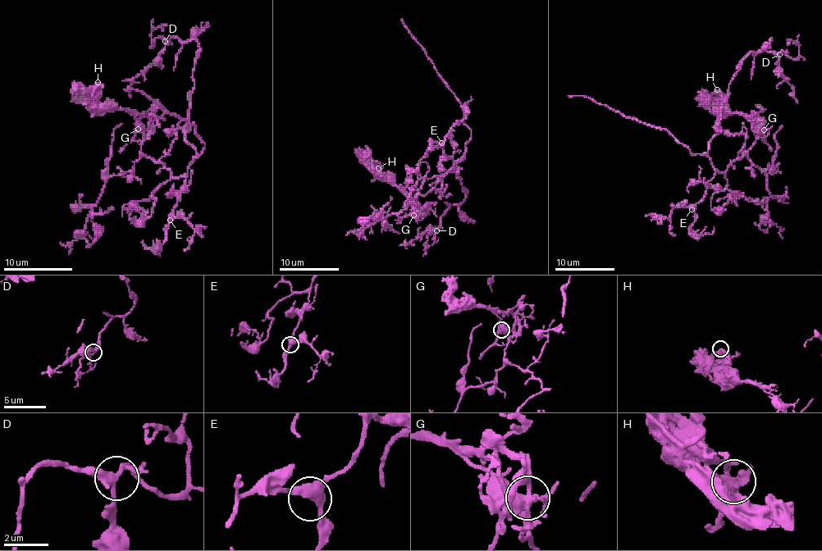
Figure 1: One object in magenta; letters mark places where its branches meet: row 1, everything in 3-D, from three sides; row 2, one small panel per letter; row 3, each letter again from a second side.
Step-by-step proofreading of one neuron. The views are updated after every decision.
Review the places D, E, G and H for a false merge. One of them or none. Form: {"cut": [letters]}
{"cut": []}

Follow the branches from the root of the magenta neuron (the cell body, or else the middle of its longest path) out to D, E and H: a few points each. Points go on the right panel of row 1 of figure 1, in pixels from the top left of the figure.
D: (710, 143), (717, 133), (719, 109), (737, 66), (751, 52), (775, 51), (779, 54)
E: (710, 143), (708, 157), (714, 166), (715, 175), (706, 185), (705, 195), (691, 209)
H: (710, 143), (710, 160), (717, 170), (724, 171), (743, 155), (757, 134), (746, 118), (724, 105), (717, 89)

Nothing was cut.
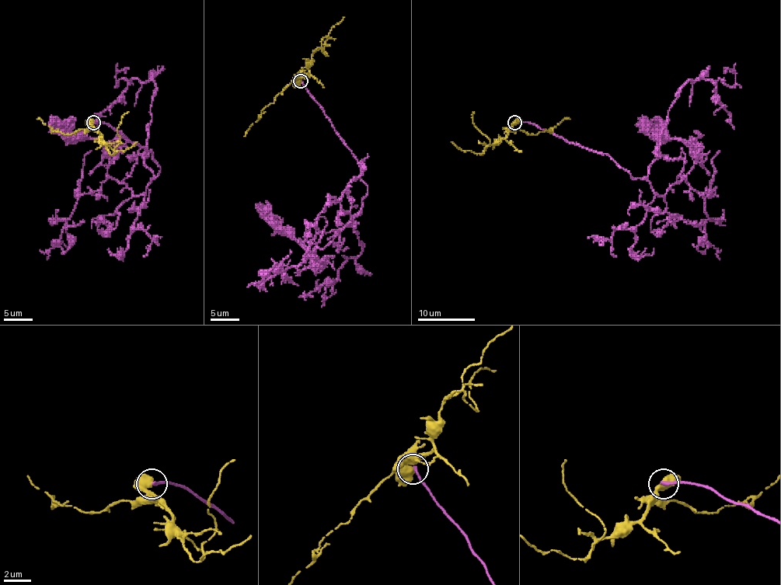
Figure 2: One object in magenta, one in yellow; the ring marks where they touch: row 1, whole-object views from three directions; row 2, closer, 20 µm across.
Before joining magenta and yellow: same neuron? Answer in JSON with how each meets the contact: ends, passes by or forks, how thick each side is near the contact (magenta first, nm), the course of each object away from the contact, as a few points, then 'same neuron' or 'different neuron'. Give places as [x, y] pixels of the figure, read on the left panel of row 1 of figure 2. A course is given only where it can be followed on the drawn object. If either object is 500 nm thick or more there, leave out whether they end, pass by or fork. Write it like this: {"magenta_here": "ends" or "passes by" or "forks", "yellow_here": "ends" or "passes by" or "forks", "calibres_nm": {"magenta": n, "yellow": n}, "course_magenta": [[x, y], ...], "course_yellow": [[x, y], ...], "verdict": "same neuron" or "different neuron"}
{"calibres_nm": {"magenta": 200, "yellow": 500}, "course_magenta": [[92, 122], [151, 152], [160, 172], [155, 178], [144, 159], [151, 80], [131, 78], [101, 113], [99, 129]], "course_yellow": [[92, 122], [92, 127], [101, 136], [101, 141], [111, 154], [120, 141], [117, 127], [121, 117], [129, 112]], "verdict": "different neuron"}

